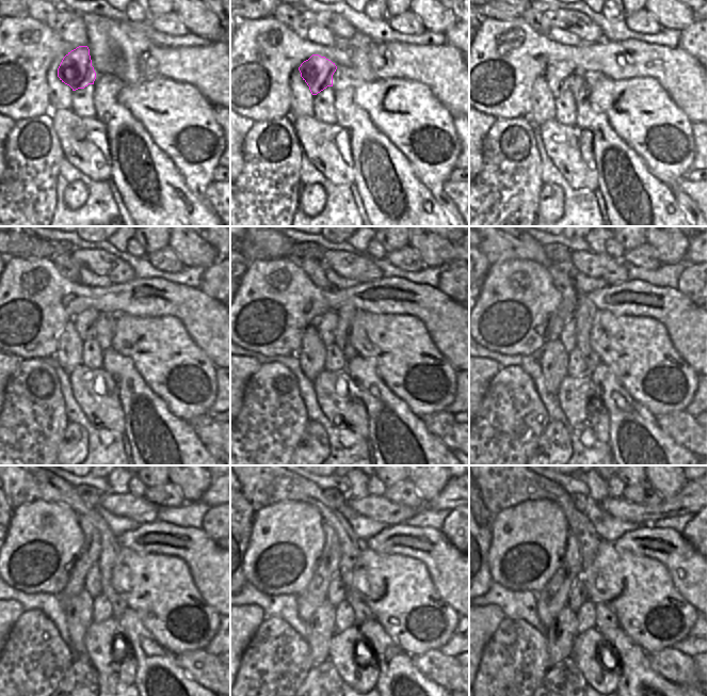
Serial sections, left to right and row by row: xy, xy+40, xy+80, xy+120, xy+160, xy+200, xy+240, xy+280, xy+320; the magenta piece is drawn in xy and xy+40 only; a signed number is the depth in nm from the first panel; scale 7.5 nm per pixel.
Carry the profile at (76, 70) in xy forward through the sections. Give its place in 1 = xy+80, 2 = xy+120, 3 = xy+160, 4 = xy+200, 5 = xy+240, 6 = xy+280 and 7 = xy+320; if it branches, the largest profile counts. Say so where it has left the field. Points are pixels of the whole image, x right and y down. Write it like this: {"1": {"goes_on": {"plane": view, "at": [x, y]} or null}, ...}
{"1": {"goes_on": {"plane": "xy+80", "at": [558, 76]}}, "2": {"goes_on": {"plane": "xy+120", "at": [84, 322]}}, "3": {"goes_on": {"plane": "xy+160", "at": [325, 323]}}, "4": {"goes_on": {"plane": "xy+200", "at": [567, 336]}}, "5": {"goes_on": {"plane": "xy+240", "at": [93, 586]}}, "6": {"goes_on": {"plane": "xy+280", "at": [336, 594]}}, "7": {"goes_on": {"plane": "xy+320", "at": [578, 596]}}}

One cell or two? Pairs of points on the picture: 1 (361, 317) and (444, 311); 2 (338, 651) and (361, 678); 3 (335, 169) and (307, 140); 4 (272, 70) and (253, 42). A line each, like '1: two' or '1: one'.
1: two
2: one
3: one
4: one

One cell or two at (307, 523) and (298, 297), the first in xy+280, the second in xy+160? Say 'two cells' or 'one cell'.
one cell

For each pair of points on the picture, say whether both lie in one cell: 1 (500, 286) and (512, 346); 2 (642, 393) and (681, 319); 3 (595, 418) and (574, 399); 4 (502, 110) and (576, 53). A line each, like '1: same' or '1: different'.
1: same
2: different
3: same
4: same

